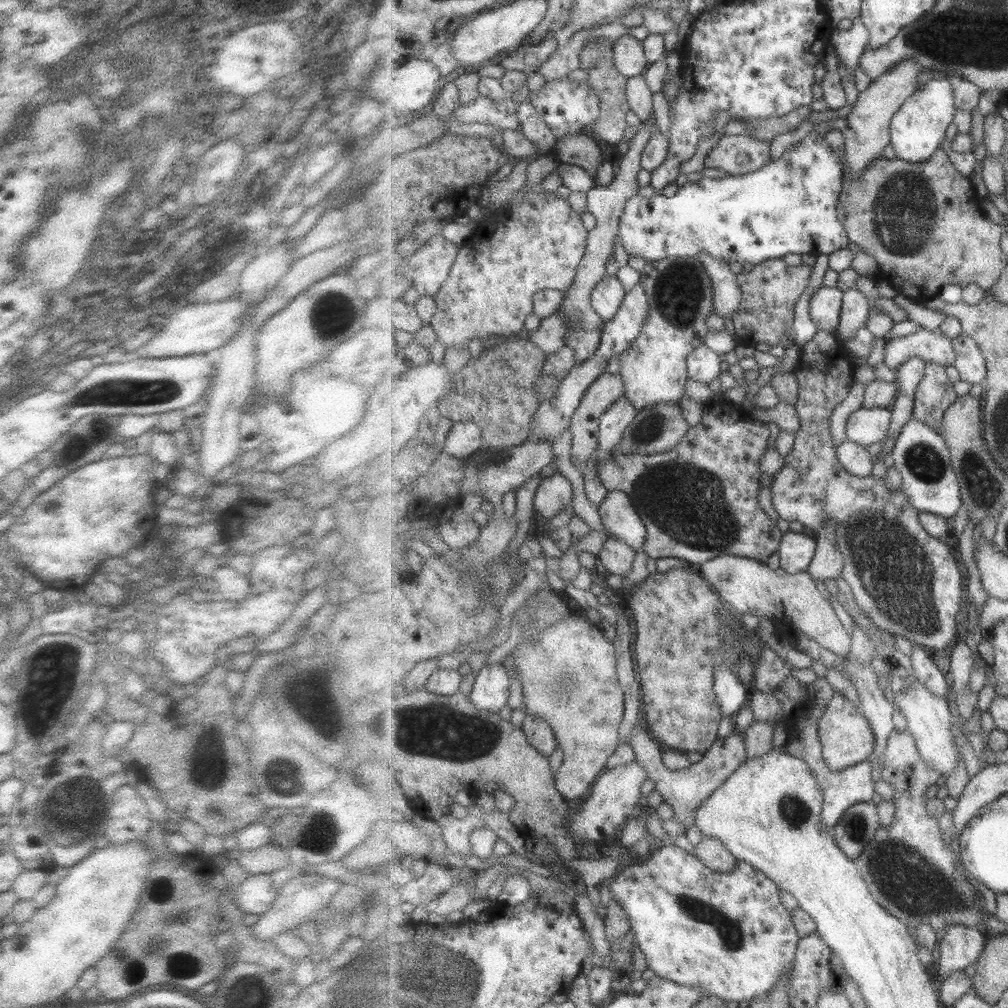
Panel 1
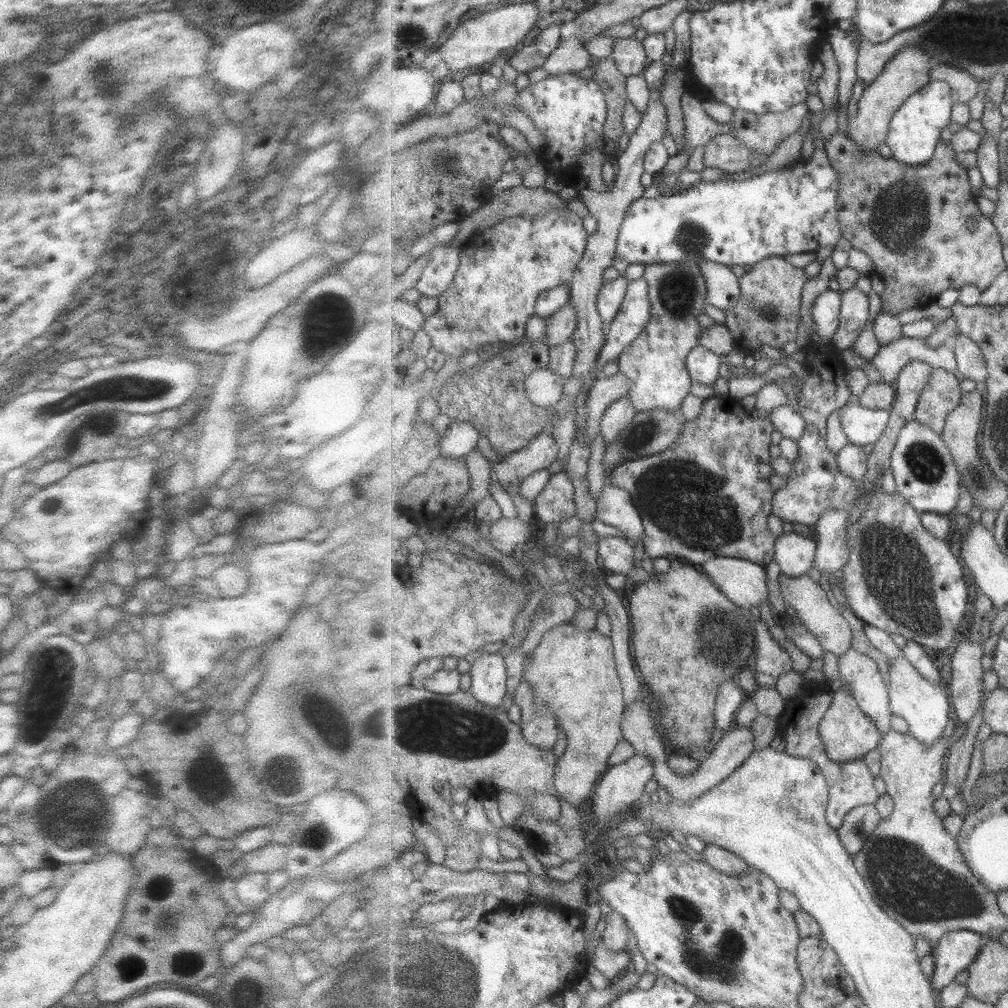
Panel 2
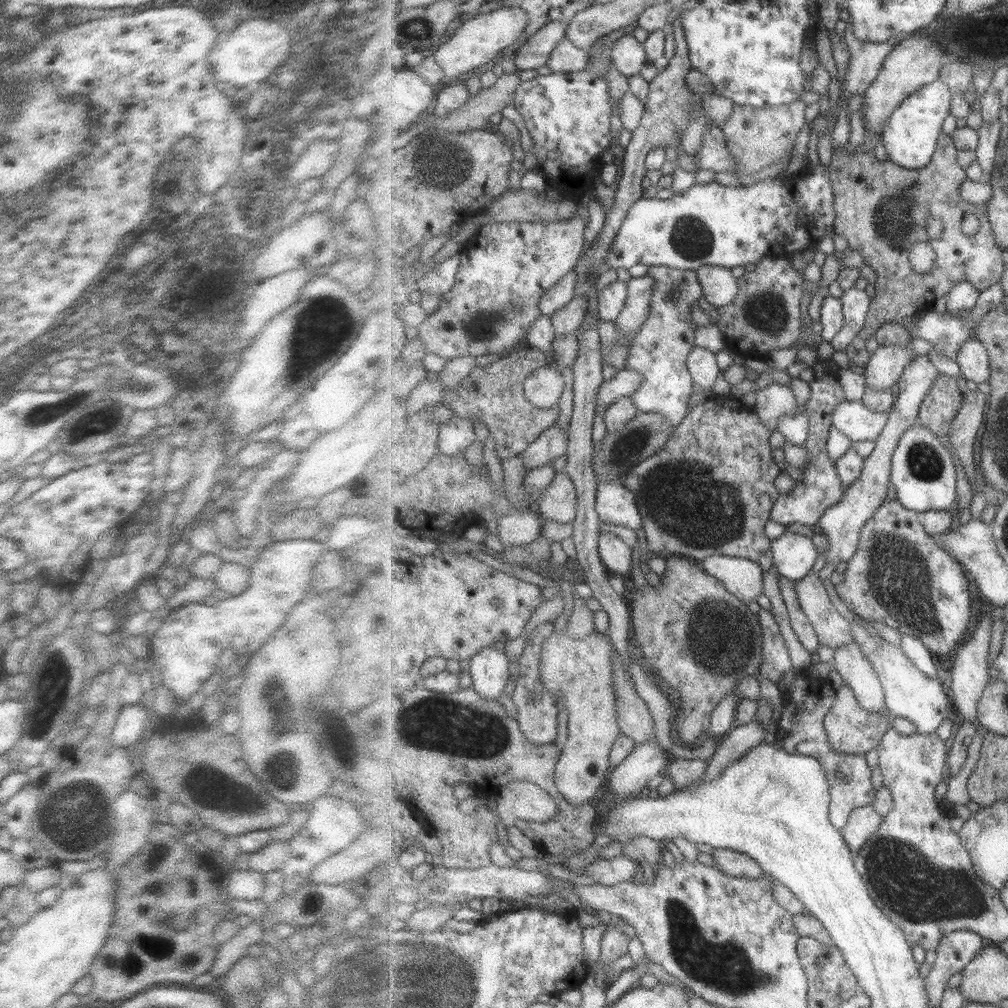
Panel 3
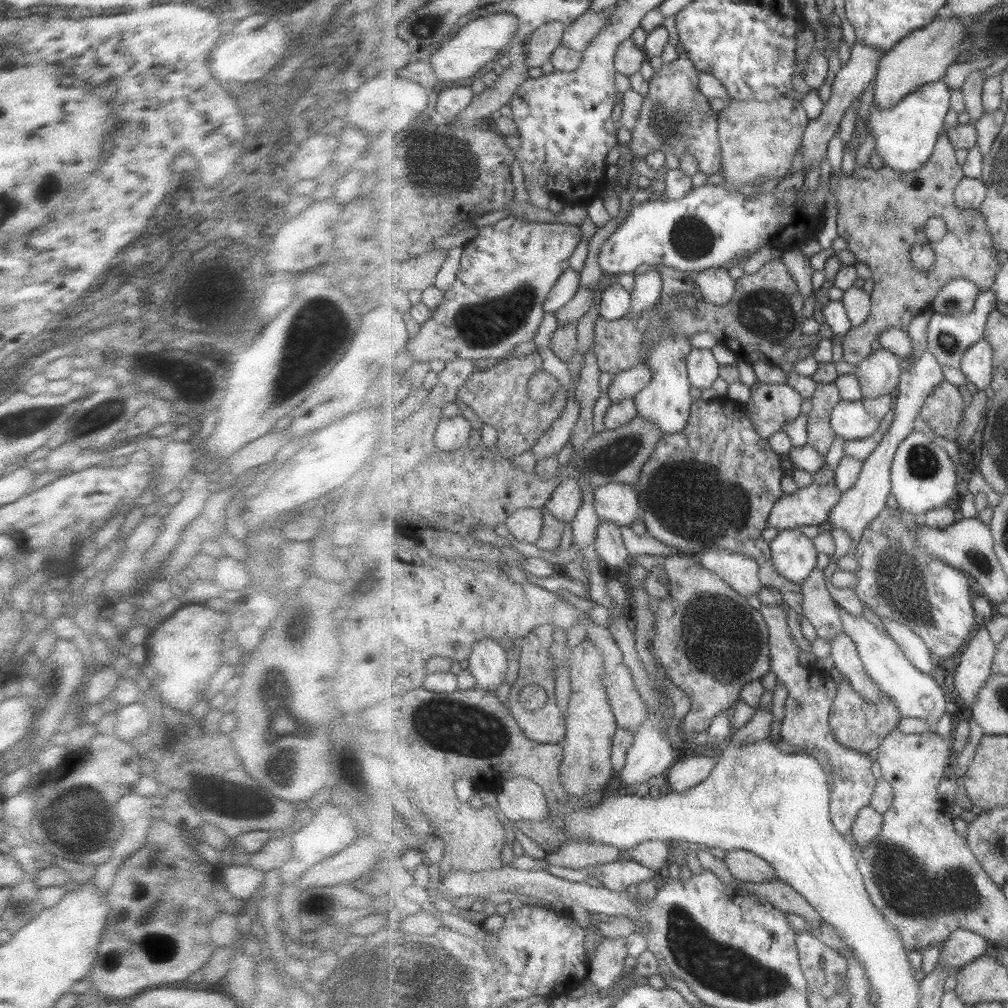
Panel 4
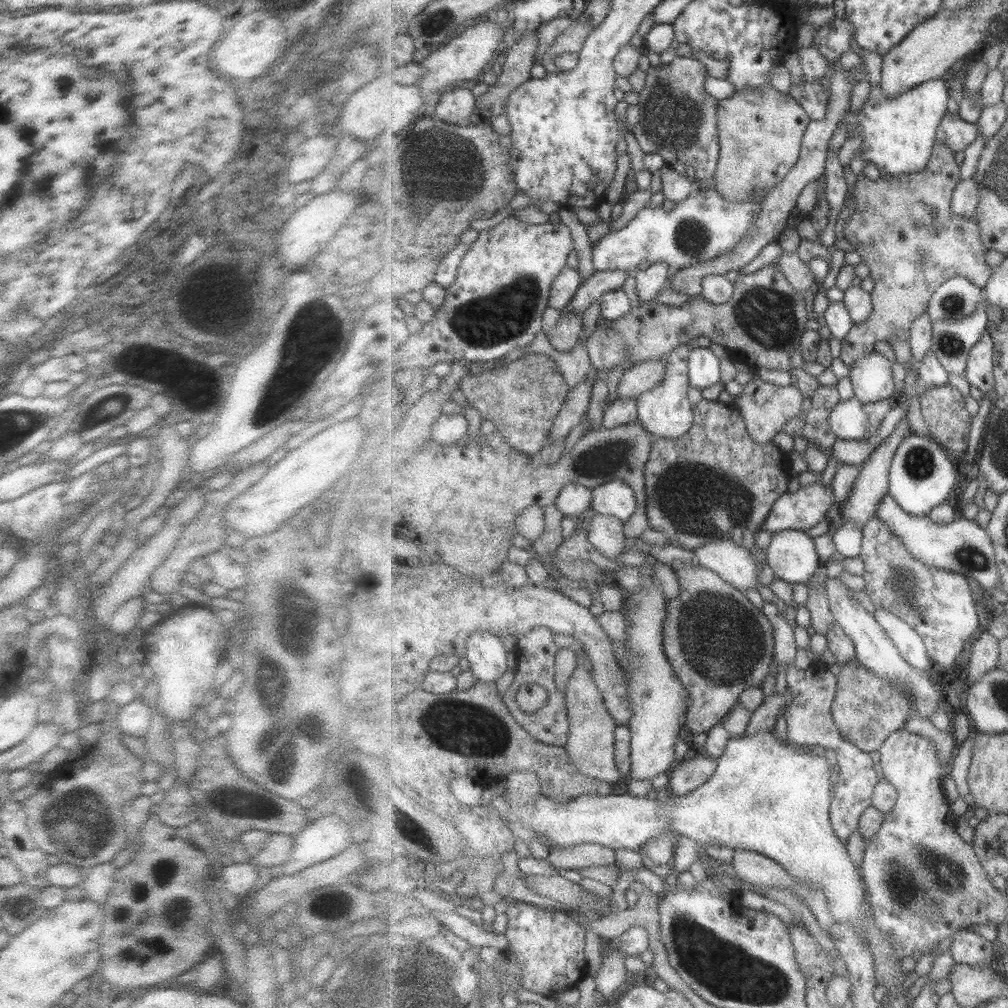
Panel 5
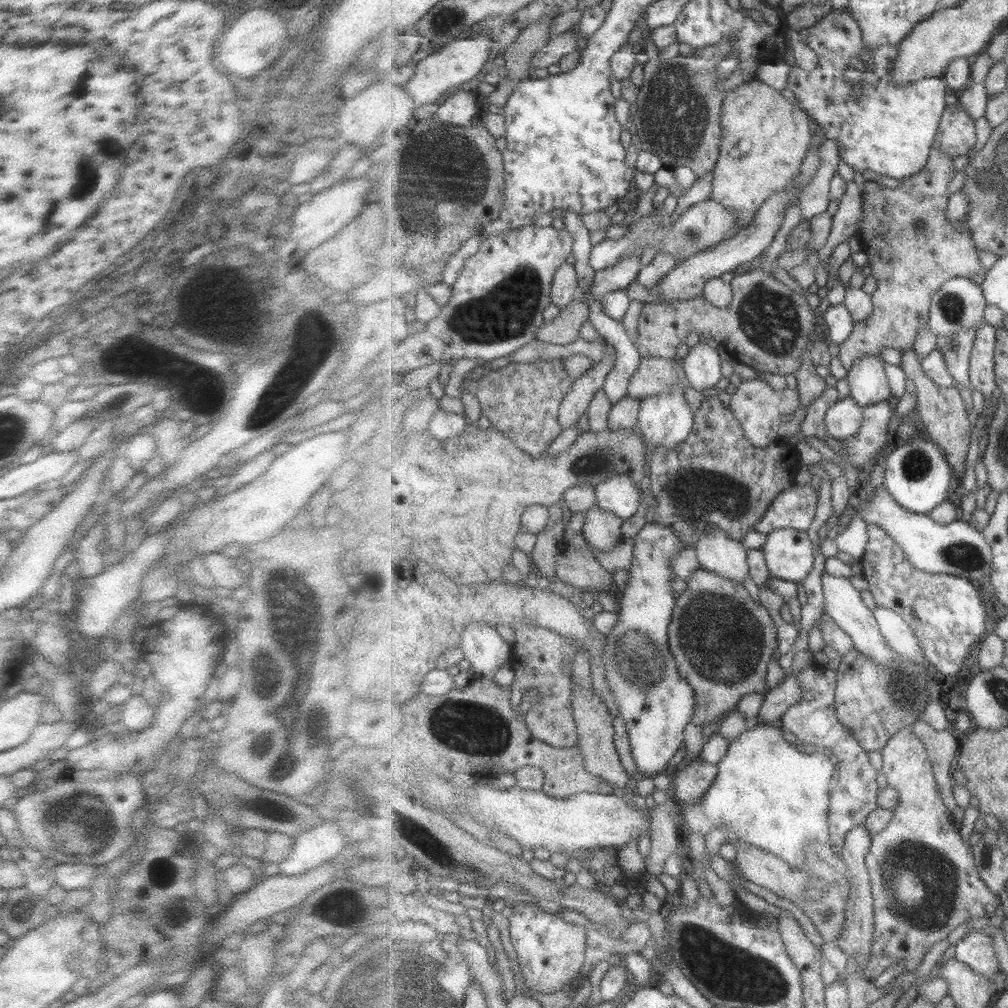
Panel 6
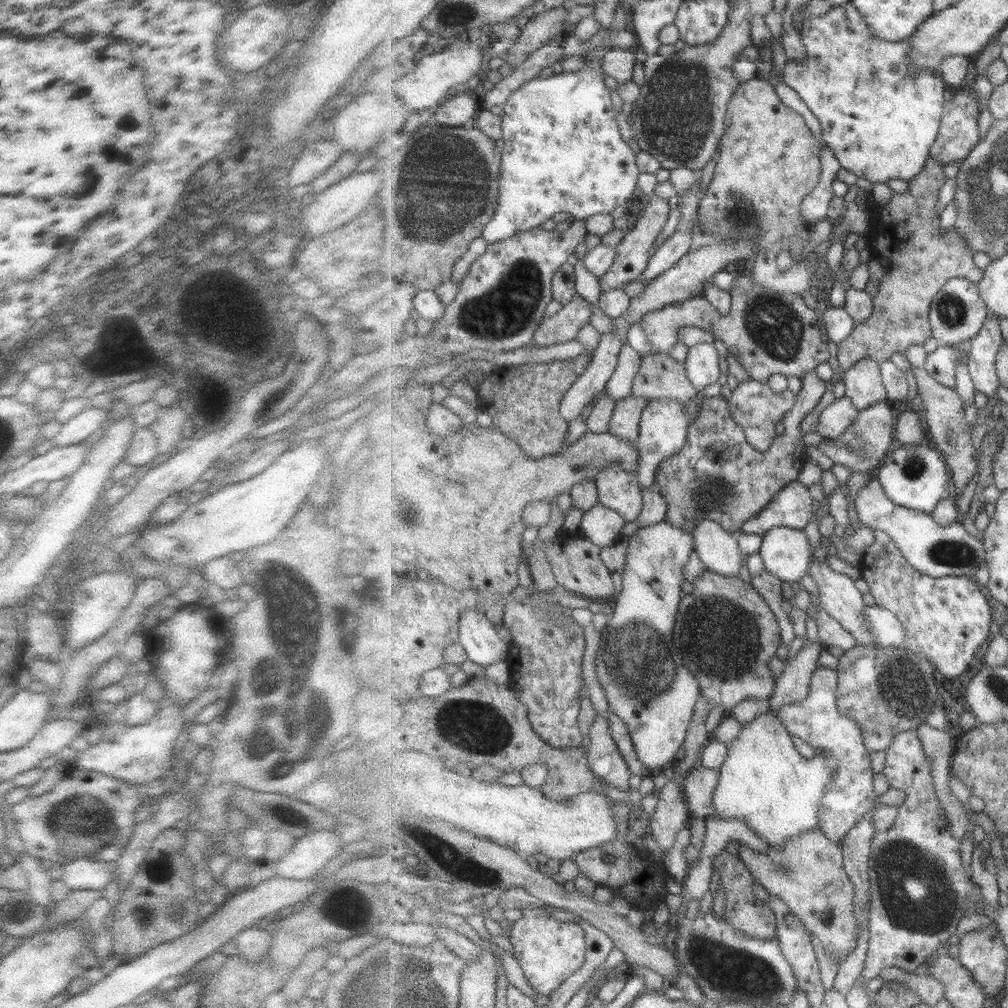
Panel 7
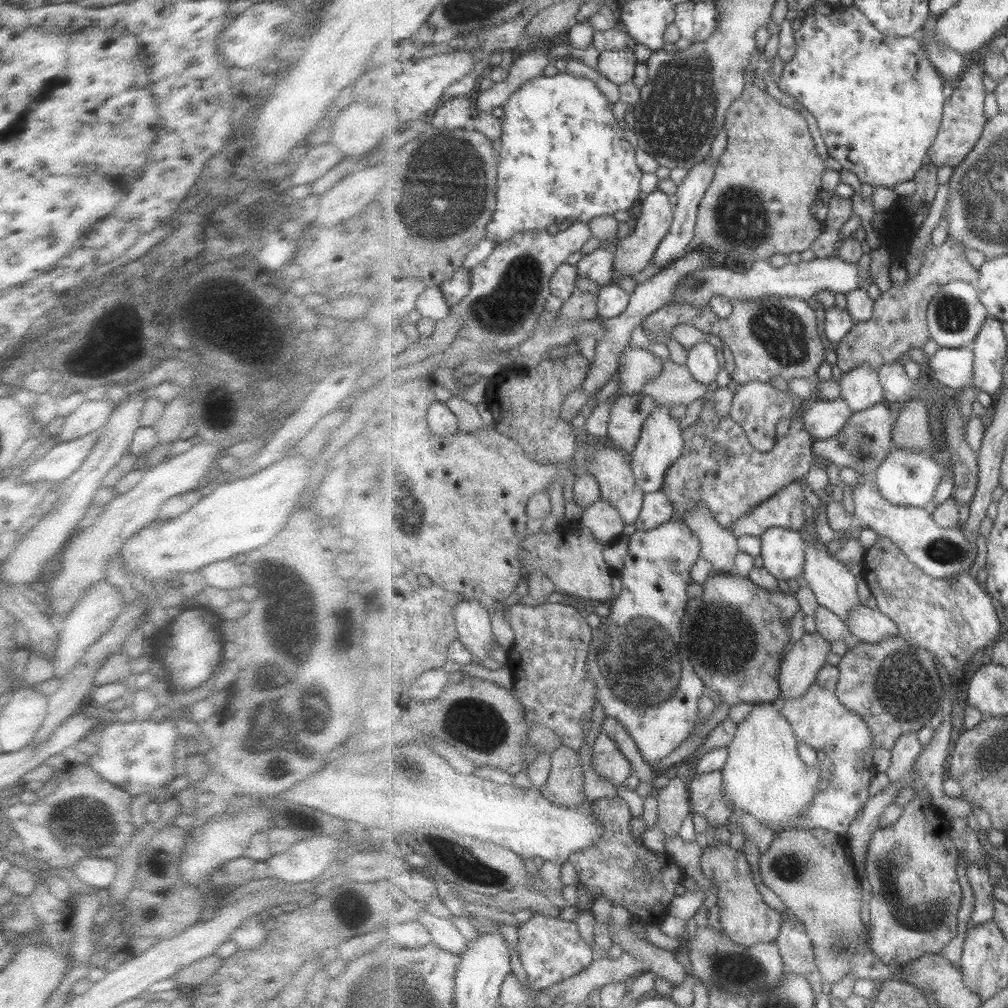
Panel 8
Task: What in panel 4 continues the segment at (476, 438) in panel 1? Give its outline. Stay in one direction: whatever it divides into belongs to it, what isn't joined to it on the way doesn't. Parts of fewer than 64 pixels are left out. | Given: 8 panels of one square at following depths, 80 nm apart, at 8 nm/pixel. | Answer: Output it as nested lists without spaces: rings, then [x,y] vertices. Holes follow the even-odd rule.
[[[463,416],[443,417],[435,433],[436,448],[451,452],[467,445],[467,440],[471,438],[471,430],[471,422]]]

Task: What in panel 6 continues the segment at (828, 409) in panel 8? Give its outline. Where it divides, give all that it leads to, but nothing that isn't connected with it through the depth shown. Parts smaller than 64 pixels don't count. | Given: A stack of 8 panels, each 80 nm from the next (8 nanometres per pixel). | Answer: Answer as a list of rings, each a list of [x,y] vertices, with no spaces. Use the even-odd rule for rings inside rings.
[[[849,397],[841,399],[827,412],[826,429],[833,438],[842,441],[857,433],[863,420],[863,408]]]

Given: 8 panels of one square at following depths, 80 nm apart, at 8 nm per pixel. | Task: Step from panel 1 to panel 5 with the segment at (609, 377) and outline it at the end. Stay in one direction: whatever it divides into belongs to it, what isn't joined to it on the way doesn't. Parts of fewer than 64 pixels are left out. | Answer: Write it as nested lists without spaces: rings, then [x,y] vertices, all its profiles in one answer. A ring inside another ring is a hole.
[[[661,359],[641,361],[628,370],[619,383],[620,398],[638,399],[638,396],[653,390],[666,378],[667,367]]]

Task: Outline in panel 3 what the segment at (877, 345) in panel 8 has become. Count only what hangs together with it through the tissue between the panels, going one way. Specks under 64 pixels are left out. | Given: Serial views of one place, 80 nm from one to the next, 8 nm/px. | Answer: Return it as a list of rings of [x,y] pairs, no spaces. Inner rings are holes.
[[[943,133],[942,137],[938,140],[938,147],[936,148],[936,151],[932,156],[931,162],[927,164],[925,168],[920,168],[917,170],[907,170],[906,168],[901,168],[898,164],[893,164],[890,159],[887,159],[885,161],[877,160],[875,154],[873,153],[873,143],[870,143],[869,140],[865,140],[863,144],[859,145],[856,148],[855,154],[853,156],[848,155],[850,152],[848,144],[846,144],[846,146],[844,146],[840,150],[836,150],[833,148],[832,160],[830,165],[828,166],[828,169],[830,170],[831,182],[834,184],[835,191],[834,209],[836,212],[836,219],[834,222],[834,232],[839,234],[839,236],[844,236],[848,241],[847,248],[860,252],[863,255],[863,259],[865,259],[865,263],[867,263],[867,265],[876,274],[876,293],[872,299],[872,306],[870,314],[866,320],[866,327],[863,328],[863,331],[859,334],[859,336],[855,338],[855,340],[853,340],[853,342],[851,342],[849,346],[847,346],[847,350],[845,351],[850,362],[854,363],[855,365],[860,365],[863,367],[868,363],[868,360],[872,357],[872,355],[871,352],[867,350],[867,340],[869,340],[869,338],[871,337],[874,337],[875,333],[877,333],[877,331],[879,331],[879,329],[881,329],[883,325],[887,324],[887,322],[899,322],[899,325],[902,325],[907,317],[911,317],[915,314],[919,314],[923,311],[931,309],[932,305],[940,297],[945,297],[949,292],[951,292],[951,290],[953,290],[953,288],[955,288],[955,286],[963,282],[969,282],[970,284],[973,284],[975,288],[977,288],[980,292],[983,292],[985,290],[988,290],[989,288],[992,288],[995,283],[999,283],[999,281],[1002,280],[1003,274],[1007,268],[1007,264],[1004,258],[1004,250],[998,245],[994,232],[992,231],[992,226],[991,224],[989,224],[988,212],[985,212],[983,216],[977,217],[980,222],[980,229],[974,235],[963,234],[963,230],[961,230],[963,218],[965,218],[965,216],[967,216],[969,212],[973,212],[973,214],[979,214],[979,212],[975,212],[975,206],[973,206],[973,204],[971,204],[970,202],[965,202],[960,195],[963,183],[965,183],[968,179],[968,174],[966,168],[963,168],[963,166],[961,166],[961,164],[957,162],[957,150],[958,148],[954,143],[952,135]],[[931,218],[940,220],[943,224],[943,231],[941,232],[940,237],[935,240],[930,240],[929,236],[927,236],[927,224],[929,224],[929,220],[931,220]],[[921,241],[929,241],[933,245],[933,248],[936,250],[936,253],[938,254],[934,268],[927,273],[917,273],[913,269],[913,266],[910,264],[911,247],[916,242]]]

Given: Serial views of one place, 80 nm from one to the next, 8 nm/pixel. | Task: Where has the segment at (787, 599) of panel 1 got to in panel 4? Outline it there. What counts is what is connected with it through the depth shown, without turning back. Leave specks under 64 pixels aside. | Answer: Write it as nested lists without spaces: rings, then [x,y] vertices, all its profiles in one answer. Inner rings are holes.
[[[715,548],[697,560],[703,568],[722,576],[742,597],[756,595],[761,590],[760,564],[754,557]],[[815,569],[801,584],[804,615],[816,628],[819,638],[832,642],[845,632],[842,613],[825,586],[825,572]]]

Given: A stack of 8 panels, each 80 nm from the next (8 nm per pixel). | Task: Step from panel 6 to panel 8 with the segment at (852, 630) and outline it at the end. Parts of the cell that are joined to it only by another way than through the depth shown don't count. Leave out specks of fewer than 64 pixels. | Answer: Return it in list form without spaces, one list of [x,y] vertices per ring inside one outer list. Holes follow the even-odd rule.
[[[805,522],[799,531],[805,537],[807,545],[807,560],[802,576],[803,583],[811,587],[811,590],[816,594],[816,599],[820,606],[828,608],[847,622],[852,608],[855,608],[855,605],[861,605],[857,576],[841,560],[837,560],[831,550],[819,550],[815,546],[814,540],[817,539],[817,528],[815,525]]]

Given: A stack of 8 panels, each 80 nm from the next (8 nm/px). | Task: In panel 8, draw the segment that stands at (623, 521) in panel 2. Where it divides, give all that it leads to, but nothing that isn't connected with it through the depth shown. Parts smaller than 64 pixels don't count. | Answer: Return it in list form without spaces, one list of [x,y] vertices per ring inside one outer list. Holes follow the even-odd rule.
[[[603,445],[594,452],[588,472],[600,484],[601,499],[617,508],[626,524],[634,524],[641,514],[646,493],[637,486],[626,456],[611,445]]]

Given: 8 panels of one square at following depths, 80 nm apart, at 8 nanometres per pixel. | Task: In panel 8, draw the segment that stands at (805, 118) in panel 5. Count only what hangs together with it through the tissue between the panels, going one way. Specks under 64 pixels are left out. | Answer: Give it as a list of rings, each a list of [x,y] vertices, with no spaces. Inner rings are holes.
[[[752,81],[746,83],[742,95],[727,111],[724,128],[728,136],[726,148],[698,210],[695,237],[699,238],[699,245],[752,264],[759,259],[768,260],[775,254],[787,256],[811,249],[824,230],[812,206],[823,186],[821,176],[824,176],[825,162],[815,150],[807,120],[794,109],[779,104],[764,86]]]

